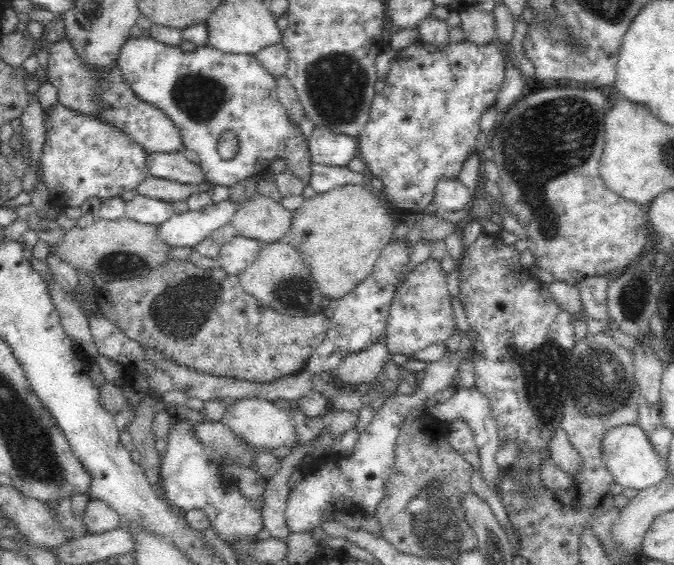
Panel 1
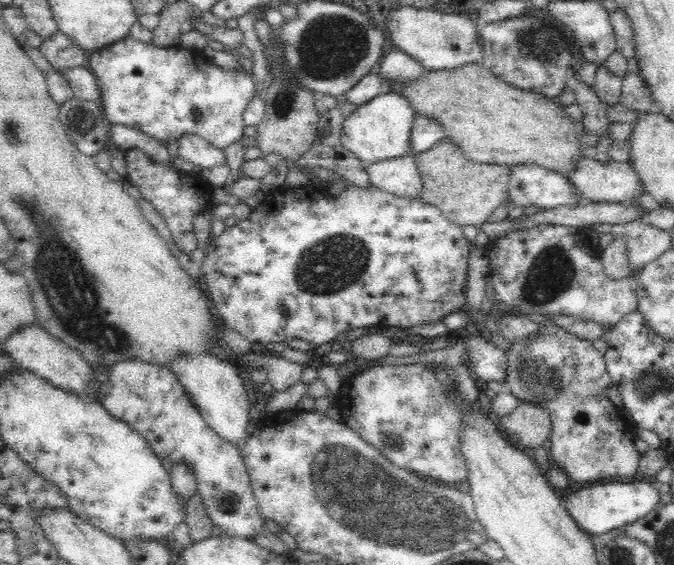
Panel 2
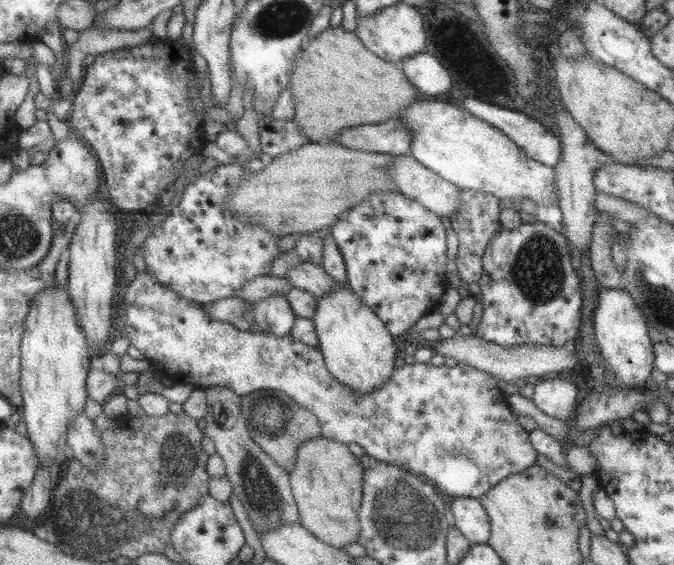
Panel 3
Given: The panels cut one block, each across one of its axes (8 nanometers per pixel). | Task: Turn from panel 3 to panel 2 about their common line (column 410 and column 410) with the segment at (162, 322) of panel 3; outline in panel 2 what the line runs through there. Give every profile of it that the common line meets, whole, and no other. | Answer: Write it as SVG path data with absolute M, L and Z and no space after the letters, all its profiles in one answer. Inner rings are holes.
M402 364L402 366L374 366L364 372L356 372L346 376L336 408L340 420L350 426L360 438L380 450L394 466L404 468L408 472L416 472L424 478L430 478L444 486L454 486L458 482L468 480L466 460L460 450L460 422L462 422L462 408L458 400L446 396L446 390L436 380L436 372L426 364Z

